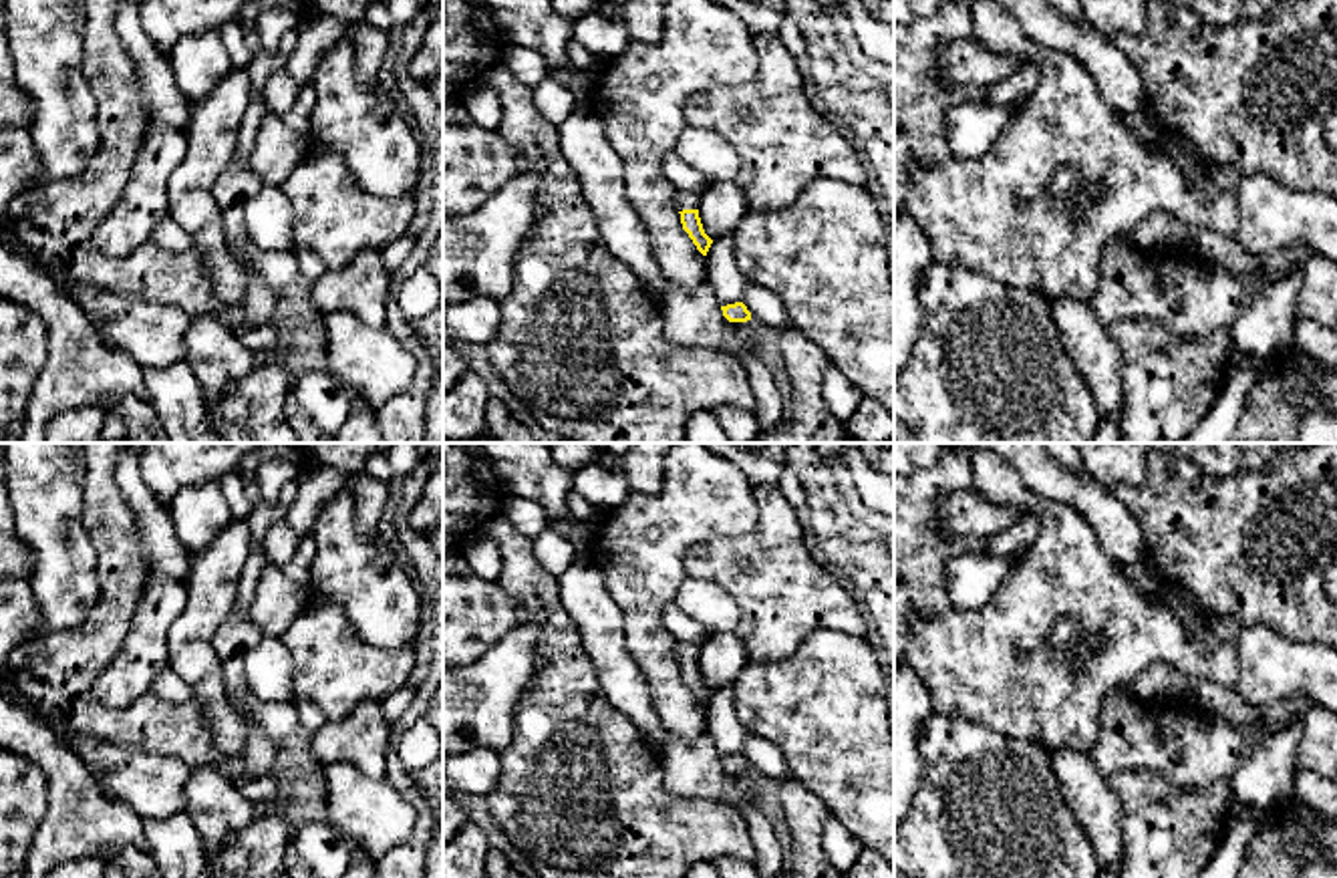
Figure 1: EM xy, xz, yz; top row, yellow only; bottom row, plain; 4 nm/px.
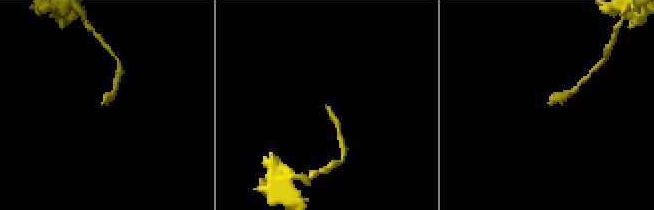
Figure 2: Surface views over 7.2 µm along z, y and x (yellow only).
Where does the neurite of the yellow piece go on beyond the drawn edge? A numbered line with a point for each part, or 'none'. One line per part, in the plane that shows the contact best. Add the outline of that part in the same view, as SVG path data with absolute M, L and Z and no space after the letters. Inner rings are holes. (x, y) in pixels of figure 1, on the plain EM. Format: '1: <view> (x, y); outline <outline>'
1: xz (685, 651); outline M677 642L675 646L677 661L679 663L699 661L703 644L705 642Z

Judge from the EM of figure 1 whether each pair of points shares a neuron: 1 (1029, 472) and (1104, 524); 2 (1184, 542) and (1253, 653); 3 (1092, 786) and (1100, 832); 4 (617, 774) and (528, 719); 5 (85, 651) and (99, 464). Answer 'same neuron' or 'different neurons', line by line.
1: same neuron
2: different neurons
3: same neuron
4: same neuron
5: same neuron

